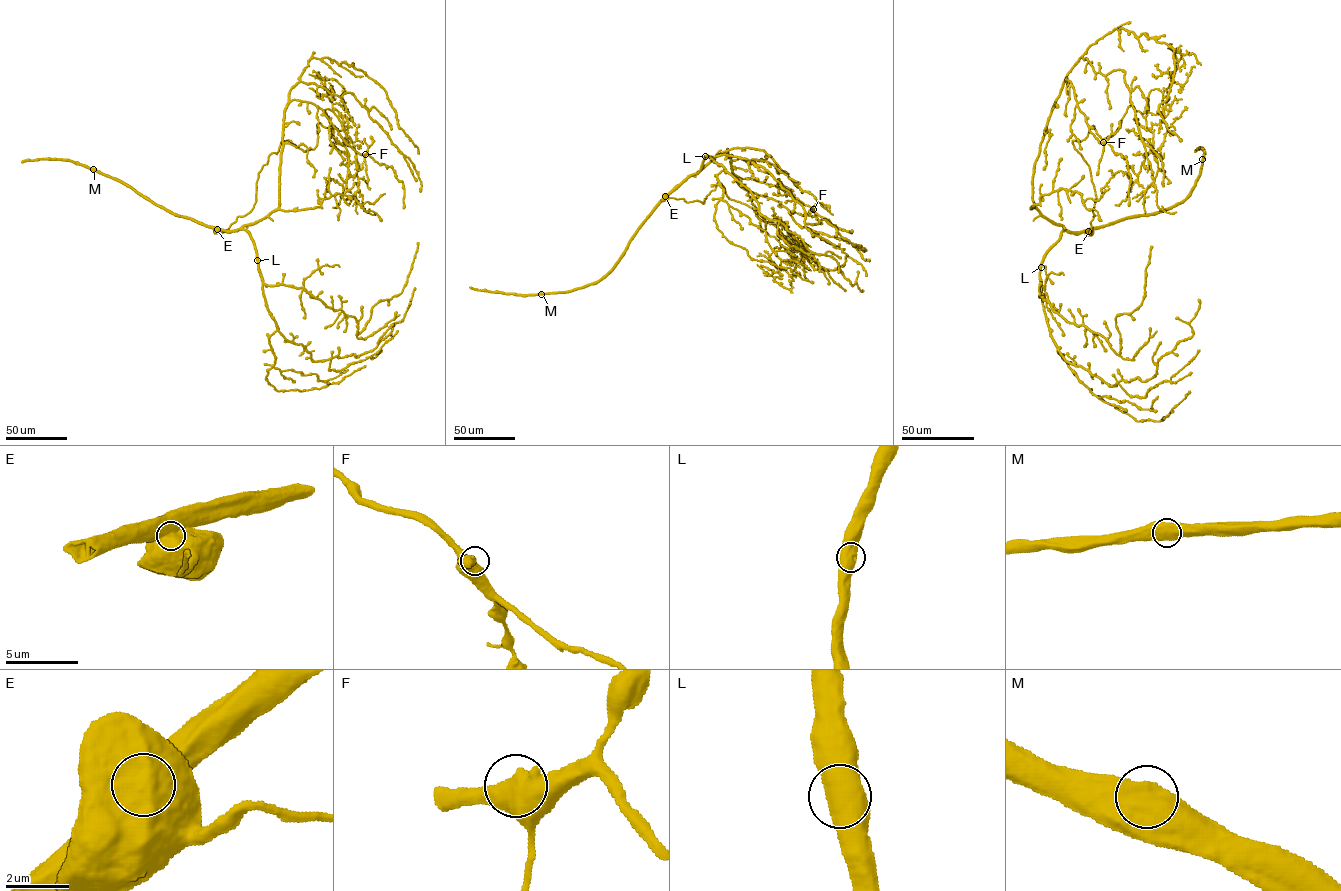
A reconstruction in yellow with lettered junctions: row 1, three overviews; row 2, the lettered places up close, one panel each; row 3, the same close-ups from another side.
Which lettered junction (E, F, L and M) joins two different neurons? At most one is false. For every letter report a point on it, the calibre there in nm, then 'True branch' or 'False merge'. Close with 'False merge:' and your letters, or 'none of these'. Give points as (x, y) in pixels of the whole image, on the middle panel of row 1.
E: Place: (665, 196). Thickness 1100 nm. False merge
F: Place: (813, 209). Thickness 1050 nm. True branch
L: Place: (705, 156). Thickness 900 nm. True branch
M: Place: (541, 294). Thickness 850 nm. True branch
False merge: E

